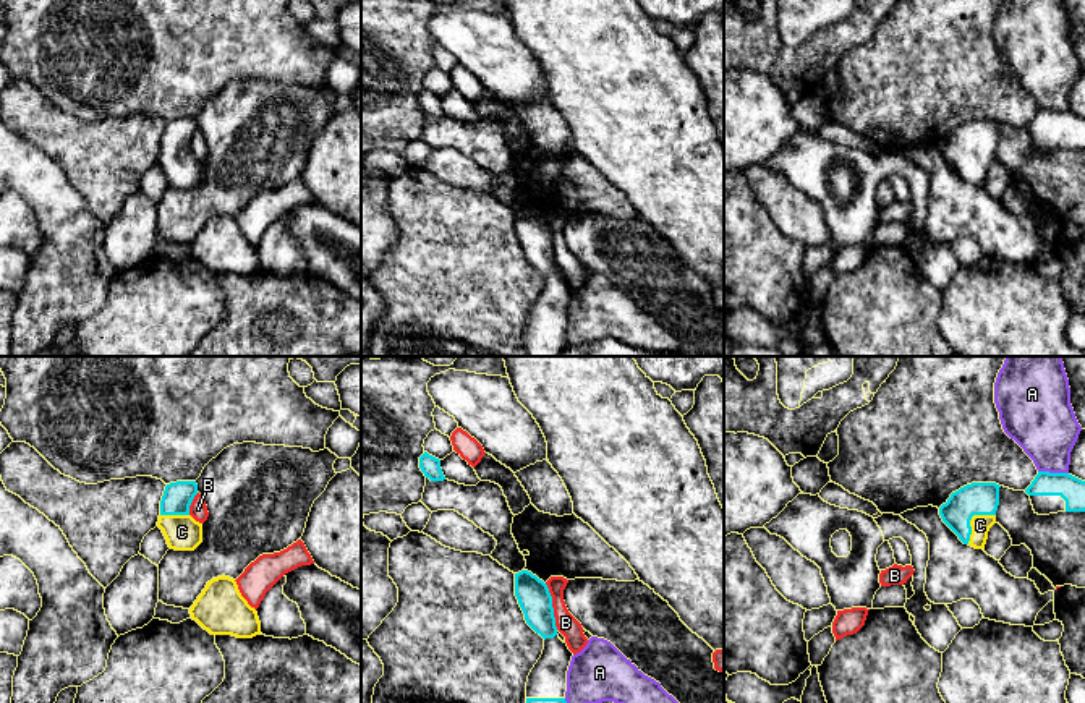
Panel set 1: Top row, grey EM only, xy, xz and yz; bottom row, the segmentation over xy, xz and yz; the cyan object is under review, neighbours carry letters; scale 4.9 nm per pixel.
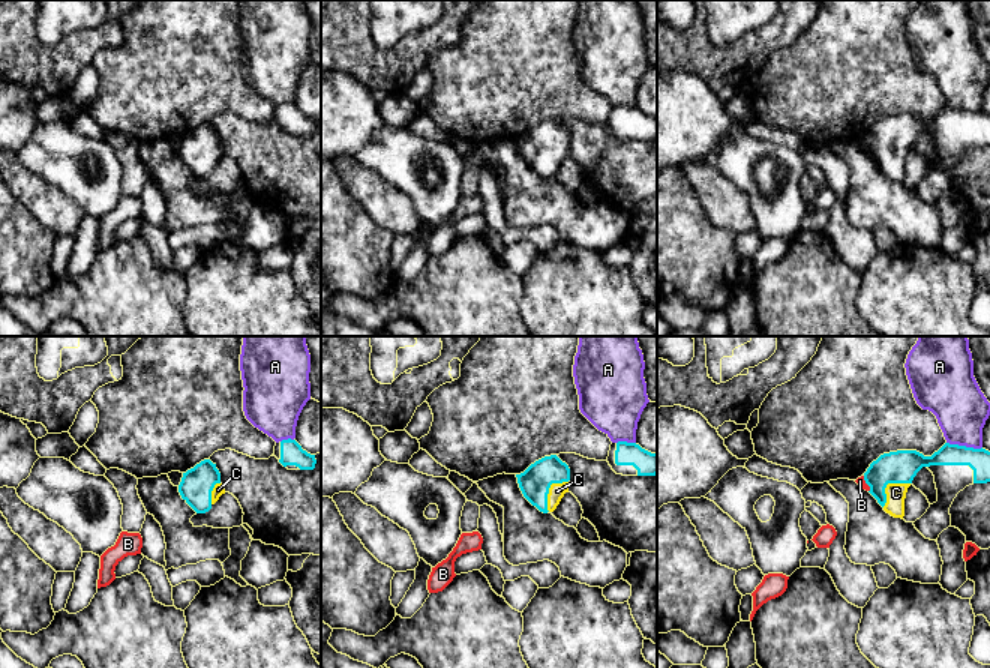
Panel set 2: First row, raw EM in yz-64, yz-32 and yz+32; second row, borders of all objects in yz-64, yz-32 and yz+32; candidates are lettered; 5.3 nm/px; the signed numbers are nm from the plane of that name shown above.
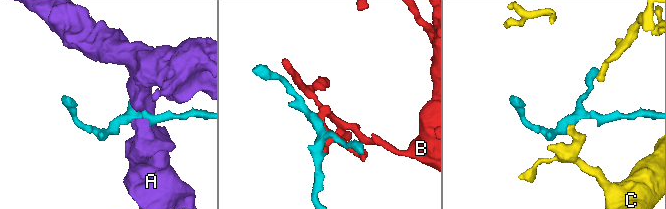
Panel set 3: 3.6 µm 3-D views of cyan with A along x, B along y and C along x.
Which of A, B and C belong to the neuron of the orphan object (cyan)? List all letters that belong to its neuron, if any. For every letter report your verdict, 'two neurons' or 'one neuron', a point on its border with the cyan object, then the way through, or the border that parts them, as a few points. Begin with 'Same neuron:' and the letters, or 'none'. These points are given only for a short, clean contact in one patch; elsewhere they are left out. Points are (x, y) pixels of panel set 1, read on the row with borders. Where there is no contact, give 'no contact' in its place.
Same neuron: C
A: two neurons; meets cyan in yz at (1053, 473)
B: two neurons; meets cyan in xz at (551, 606)
C: one neuron; meets cyan in yz at (970, 519); runs through yz (978, 498), (970, 511), (970, 519), (980, 525)

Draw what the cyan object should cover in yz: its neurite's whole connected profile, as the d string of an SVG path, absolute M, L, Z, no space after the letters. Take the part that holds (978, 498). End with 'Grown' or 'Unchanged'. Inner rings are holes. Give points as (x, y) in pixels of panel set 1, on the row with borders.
M972 483L952 492L939 507L942 522L964 544L985 549L988 531L996 523L999 484Z. Grown

